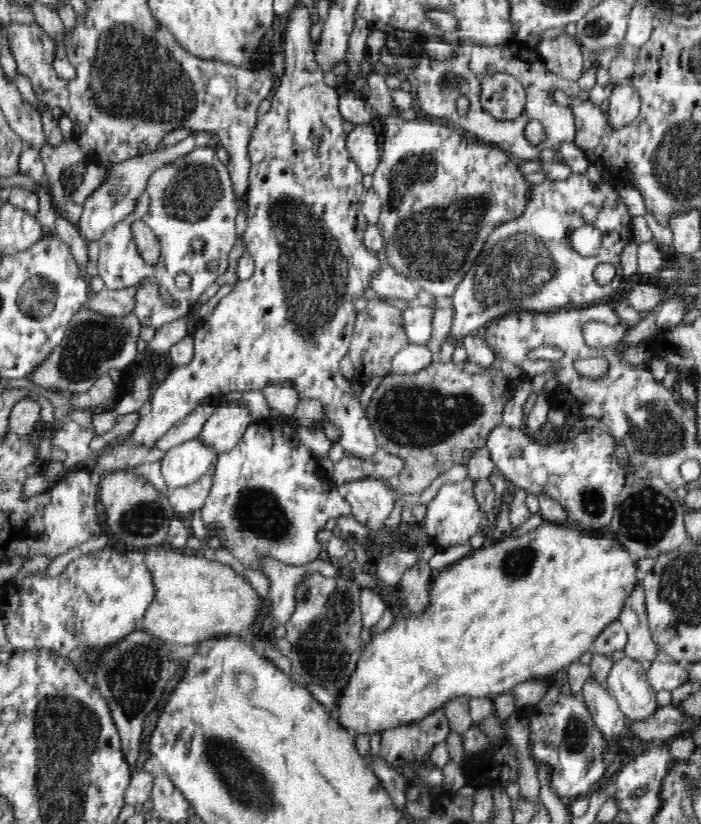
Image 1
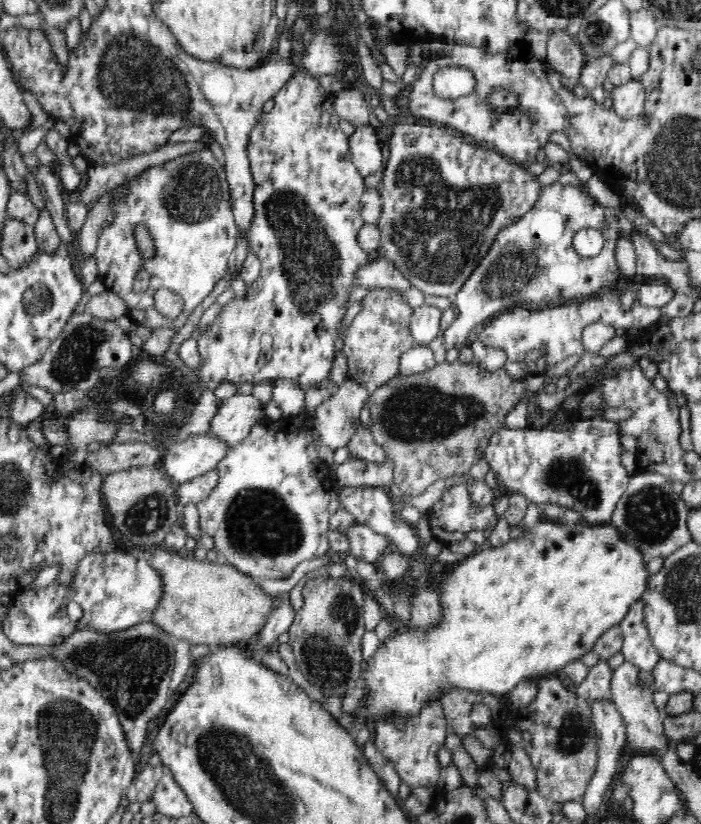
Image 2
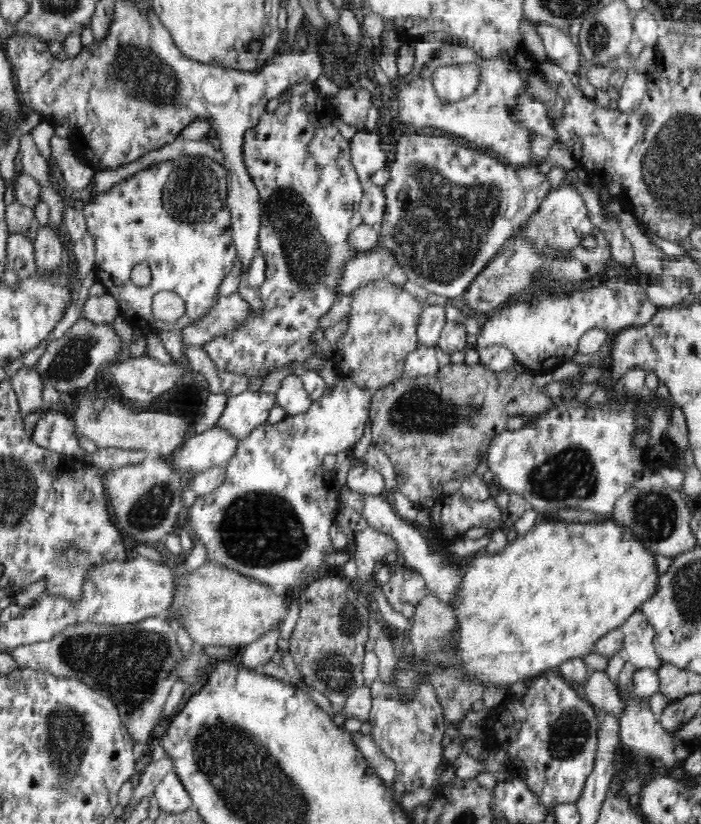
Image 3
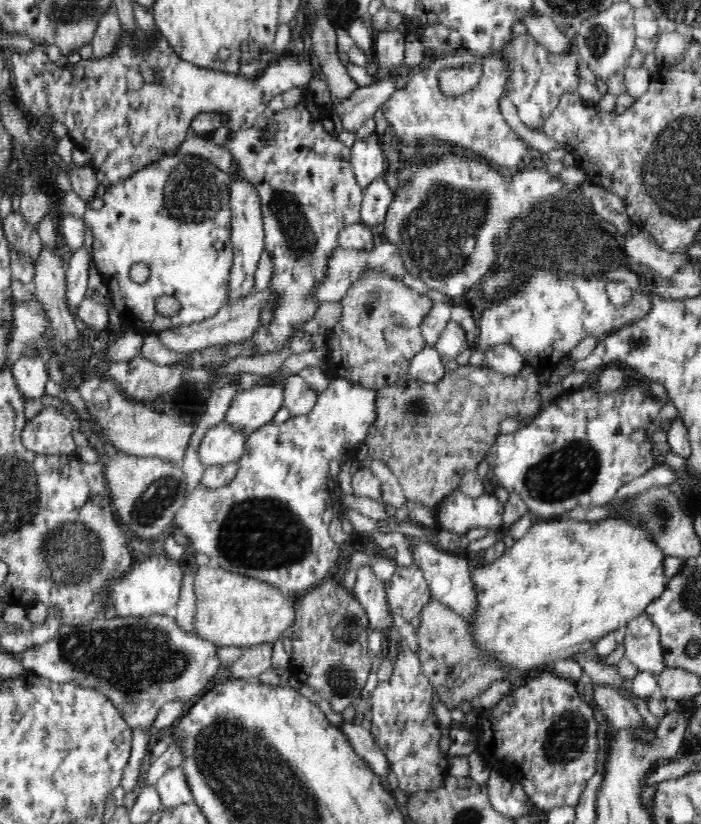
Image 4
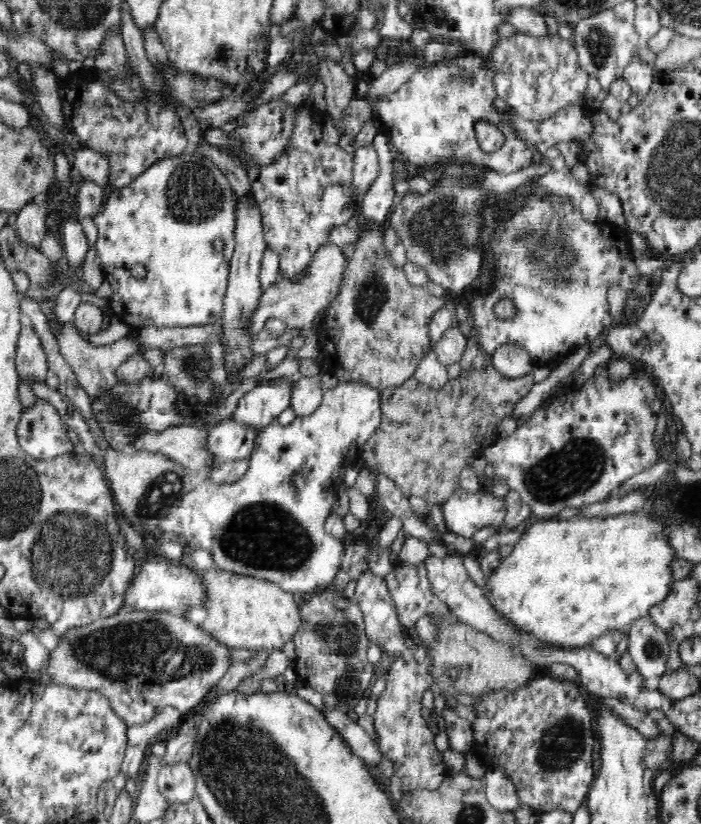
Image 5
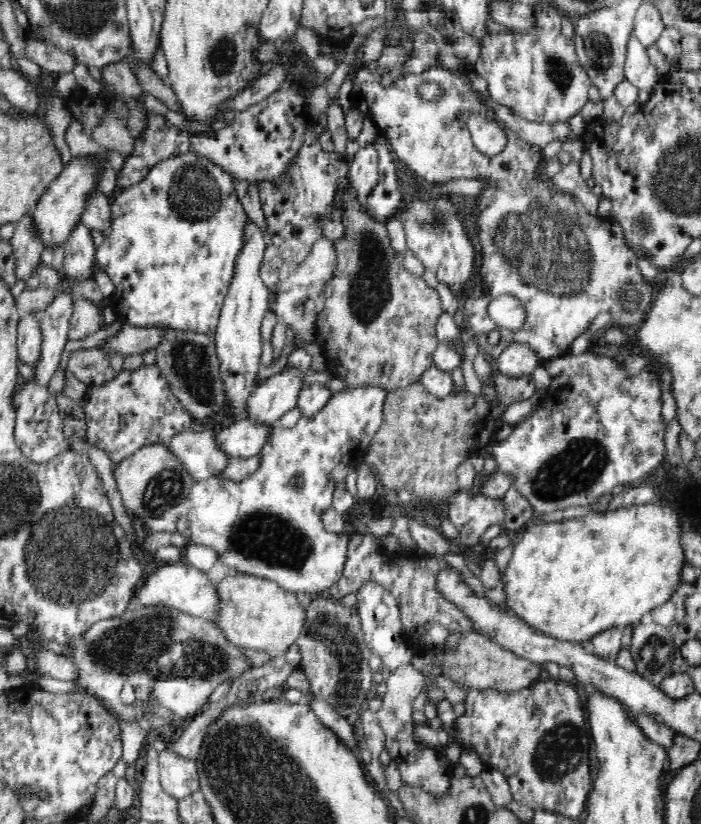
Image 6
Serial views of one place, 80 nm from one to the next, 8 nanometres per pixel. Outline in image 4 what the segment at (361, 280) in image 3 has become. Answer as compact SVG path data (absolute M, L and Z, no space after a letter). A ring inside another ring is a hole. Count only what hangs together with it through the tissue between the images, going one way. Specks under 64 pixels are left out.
M379 239L370 251L365 249L360 251L355 249L344 250L340 247L329 261L329 272L326 273L326 280L322 284L318 284L316 299L320 301L320 304L341 301L346 296L346 292L350 290L350 286L369 271L380 271L389 274L396 280L402 280L407 272L406 268L400 264L400 256L396 256L396 248L387 240Z

